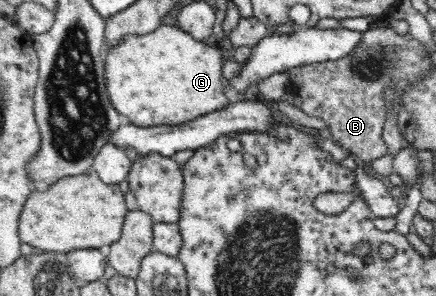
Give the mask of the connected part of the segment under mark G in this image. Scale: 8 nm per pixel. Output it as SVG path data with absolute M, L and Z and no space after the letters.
M173 25L160 26L156 31L152 31L150 35L144 37L128 37L115 51L105 51L106 57L106 88L109 96L109 101L122 118L124 122L134 124L138 127L151 128L156 126L177 126L187 124L188 122L197 120L199 117L211 114L212 112L226 109L228 105L232 105L226 96L227 82L224 79L224 56L216 47L208 47L204 43L195 41L188 33L181 31L178 27Z

